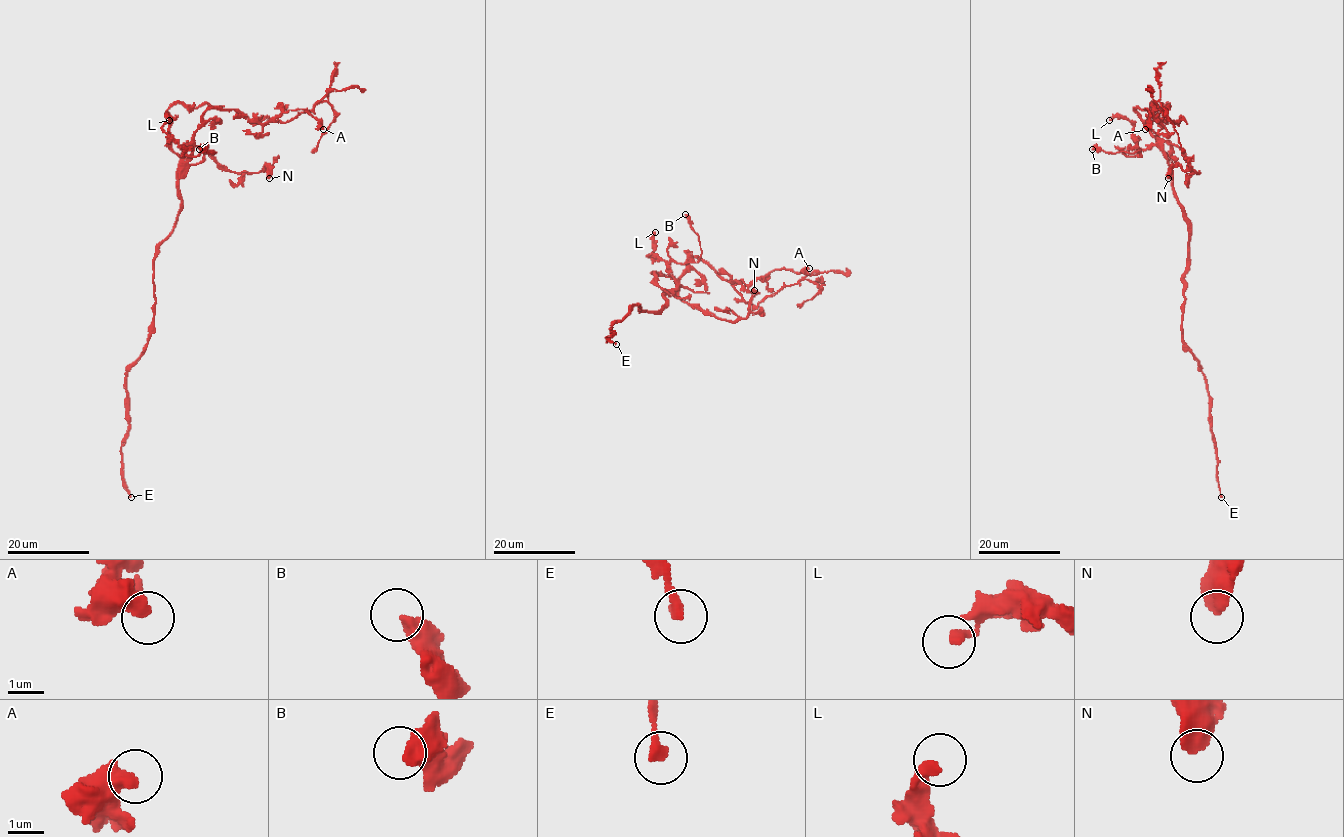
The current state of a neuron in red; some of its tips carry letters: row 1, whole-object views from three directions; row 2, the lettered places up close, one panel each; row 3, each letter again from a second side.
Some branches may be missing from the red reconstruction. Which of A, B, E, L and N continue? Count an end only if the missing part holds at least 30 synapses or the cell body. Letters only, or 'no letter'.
no letter

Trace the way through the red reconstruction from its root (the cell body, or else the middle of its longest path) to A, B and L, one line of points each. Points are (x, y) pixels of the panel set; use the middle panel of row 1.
A: (665, 299), (693, 257), (705, 261), (725, 279), (745, 284), (775, 270), (801, 273), (809, 268)
B: (665, 299), (664, 294), (676, 285), (669, 264), (696, 263), (701, 253), (699, 236), (685, 214)
L: (665, 299), (664, 294), (673, 289), (676, 282), (664, 261), (653, 254), (648, 255), (653, 250), (655, 232)

